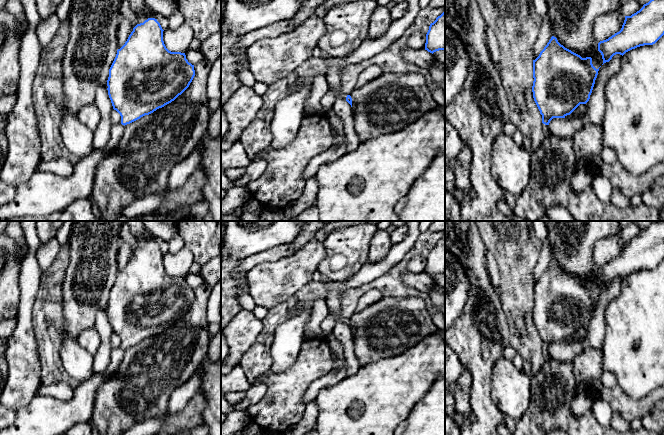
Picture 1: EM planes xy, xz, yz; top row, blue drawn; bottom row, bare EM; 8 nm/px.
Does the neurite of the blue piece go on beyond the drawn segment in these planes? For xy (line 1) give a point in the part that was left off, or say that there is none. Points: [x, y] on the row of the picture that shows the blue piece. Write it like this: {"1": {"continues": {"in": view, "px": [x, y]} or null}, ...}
{"1": {"continues": {"in": "xy", "px": [117, 131]}}}

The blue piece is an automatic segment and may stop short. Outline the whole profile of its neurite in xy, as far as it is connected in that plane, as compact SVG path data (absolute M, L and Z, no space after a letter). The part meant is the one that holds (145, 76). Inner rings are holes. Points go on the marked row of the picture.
M155 18L137 24L125 44L117 50L109 69L108 95L113 109L121 116L121 123L113 126L110 140L102 148L109 156L117 148L124 126L174 101L190 85L194 76L194 65L188 62L185 53L169 51L163 41L163 29Z

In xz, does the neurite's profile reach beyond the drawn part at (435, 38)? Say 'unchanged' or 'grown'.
unchanged

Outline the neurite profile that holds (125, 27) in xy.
M135 12L136 24L134 25L132 21L126 18L121 18L118 29L117 29L117 45L120 49L127 41L129 35L133 31L133 28L138 24L138 17L140 13Z

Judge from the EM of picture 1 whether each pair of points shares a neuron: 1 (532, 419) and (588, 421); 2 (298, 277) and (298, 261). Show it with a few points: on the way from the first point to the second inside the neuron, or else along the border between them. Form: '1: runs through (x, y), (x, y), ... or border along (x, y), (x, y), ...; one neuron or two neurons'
1: runs through (546, 419), (574, 421); one neuron
2: runs through (298, 273), (298, 265); one neuron

